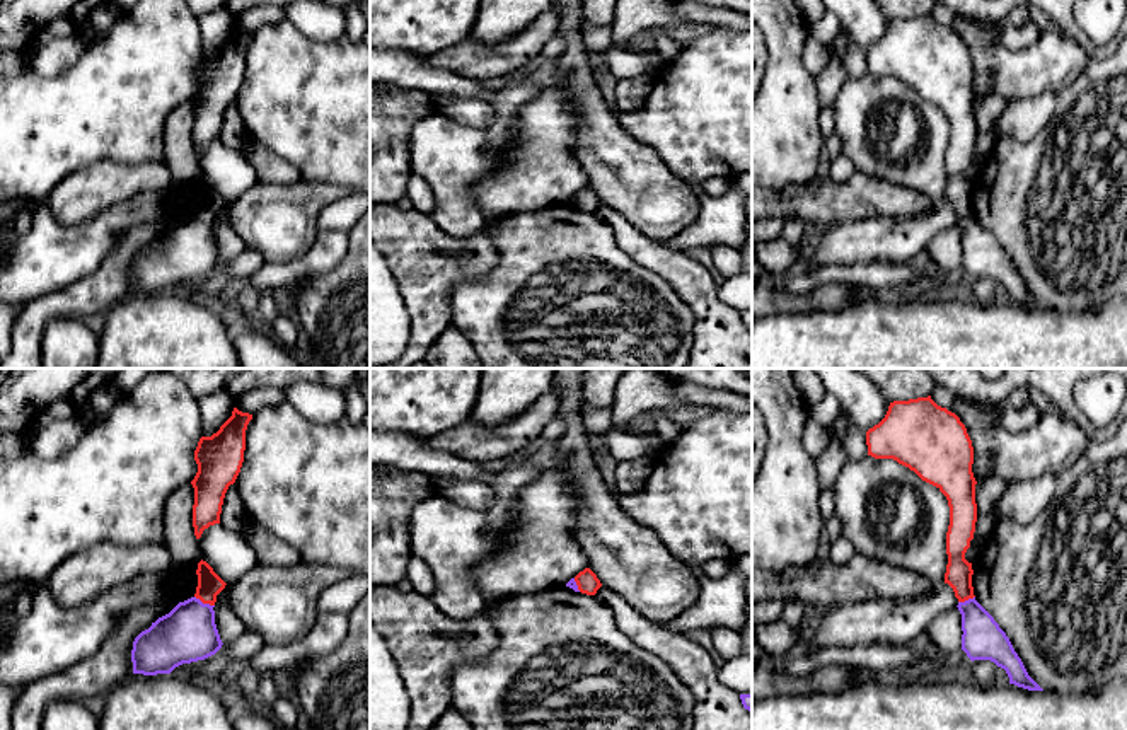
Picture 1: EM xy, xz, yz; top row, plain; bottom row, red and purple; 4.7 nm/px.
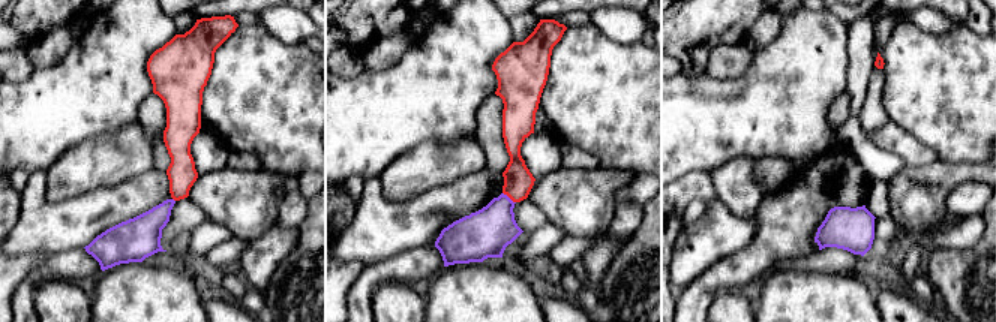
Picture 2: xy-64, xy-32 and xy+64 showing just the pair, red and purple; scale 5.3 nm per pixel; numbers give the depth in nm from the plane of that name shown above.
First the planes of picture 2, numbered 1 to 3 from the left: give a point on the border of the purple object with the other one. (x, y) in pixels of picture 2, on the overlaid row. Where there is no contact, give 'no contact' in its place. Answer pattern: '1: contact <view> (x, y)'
1: no contact
2: contact xy-32 (509, 196)
3: no contact

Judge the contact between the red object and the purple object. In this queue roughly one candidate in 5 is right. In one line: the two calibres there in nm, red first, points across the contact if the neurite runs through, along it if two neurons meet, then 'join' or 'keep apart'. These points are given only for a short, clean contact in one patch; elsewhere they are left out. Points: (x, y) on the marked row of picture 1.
calibres 110 and 280 nm; border xy (195, 596), (213, 606); keep apart

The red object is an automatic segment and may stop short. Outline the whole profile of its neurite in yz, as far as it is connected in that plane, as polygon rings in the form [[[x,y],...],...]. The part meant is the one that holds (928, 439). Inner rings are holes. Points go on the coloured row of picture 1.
[[[931,396],[909,401],[893,401],[885,418],[866,432],[868,455],[875,459],[893,459],[914,471],[922,481],[936,486],[948,500],[950,525],[946,532],[948,565],[945,583],[948,583],[958,602],[974,599],[972,563],[965,553],[974,539],[977,522],[975,478],[972,472],[974,447],[960,418],[938,406]]]

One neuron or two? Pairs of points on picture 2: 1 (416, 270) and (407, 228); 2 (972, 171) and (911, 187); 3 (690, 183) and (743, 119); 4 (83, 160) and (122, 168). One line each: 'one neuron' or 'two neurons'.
1: two neurons
2: one neuron
3: two neurons
4: one neuron

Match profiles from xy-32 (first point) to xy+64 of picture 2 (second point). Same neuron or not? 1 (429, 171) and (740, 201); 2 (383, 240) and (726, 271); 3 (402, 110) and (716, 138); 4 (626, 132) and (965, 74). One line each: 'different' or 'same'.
1: same
2: different
3: same
4: same

